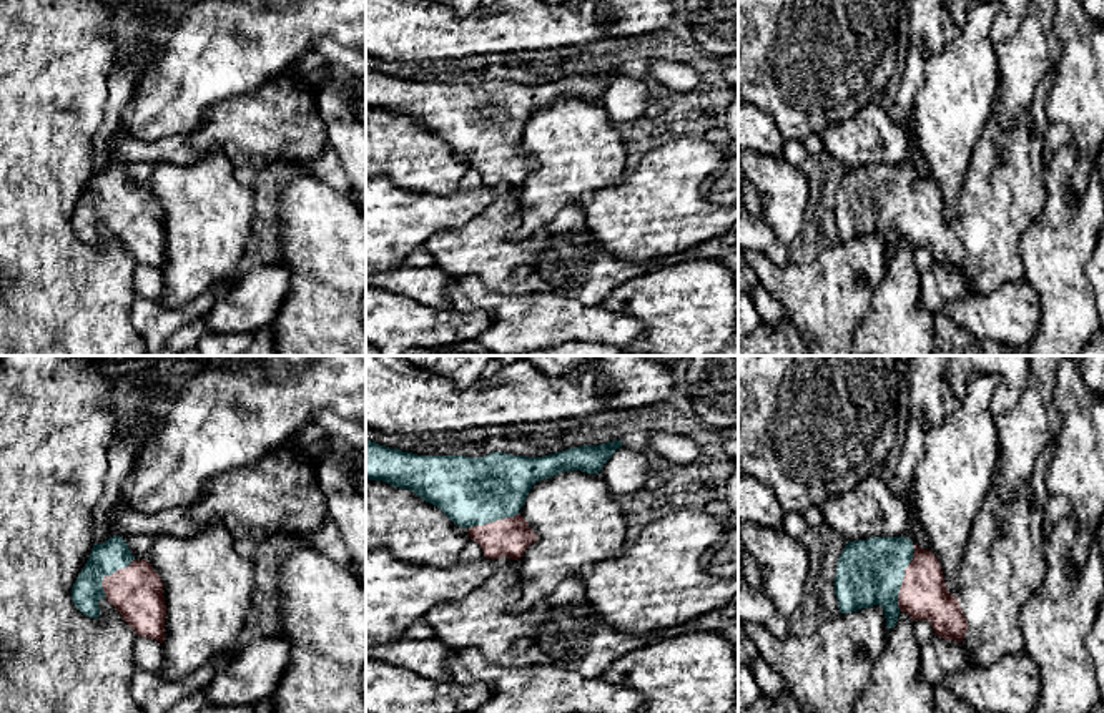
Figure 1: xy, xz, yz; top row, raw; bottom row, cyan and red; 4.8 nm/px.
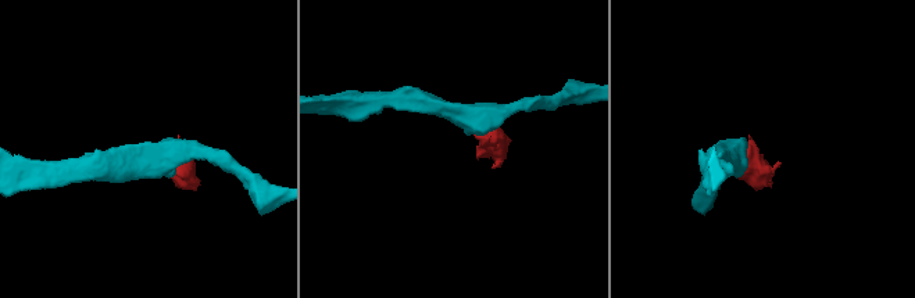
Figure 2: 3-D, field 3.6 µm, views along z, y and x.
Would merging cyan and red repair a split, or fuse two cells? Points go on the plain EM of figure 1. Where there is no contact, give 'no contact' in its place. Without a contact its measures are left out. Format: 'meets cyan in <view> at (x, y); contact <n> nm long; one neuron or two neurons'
meets cyan in yz at (901, 206); contact 320 nm long; one neuron

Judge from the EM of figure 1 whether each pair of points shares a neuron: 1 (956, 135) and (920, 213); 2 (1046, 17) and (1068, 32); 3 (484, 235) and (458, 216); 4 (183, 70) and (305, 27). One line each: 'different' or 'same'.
1: different
2: different
3: different
4: same

